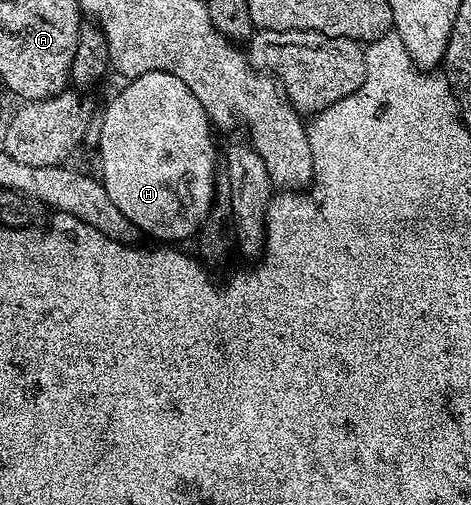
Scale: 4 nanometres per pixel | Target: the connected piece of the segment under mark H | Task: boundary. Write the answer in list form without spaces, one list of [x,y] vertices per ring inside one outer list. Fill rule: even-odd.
[[[149,72],[148,74],[140,74],[133,77],[110,101],[106,104],[106,109],[102,112],[102,125],[98,128],[98,160],[102,163],[102,173],[100,179],[102,185],[108,190],[108,198],[112,198],[112,202],[116,202],[120,214],[124,214],[124,218],[128,218],[135,224],[139,233],[155,236],[158,242],[178,242],[174,240],[186,240],[195,235],[206,220],[206,215],[210,213],[210,203],[214,201],[214,182],[216,179],[216,167],[214,168],[214,136],[212,125],[208,114],[204,110],[204,106],[200,106],[200,98],[196,98],[196,94],[192,94],[192,90],[188,90],[188,86],[184,86],[184,82],[180,82],[180,78],[176,78],[167,72]]]

